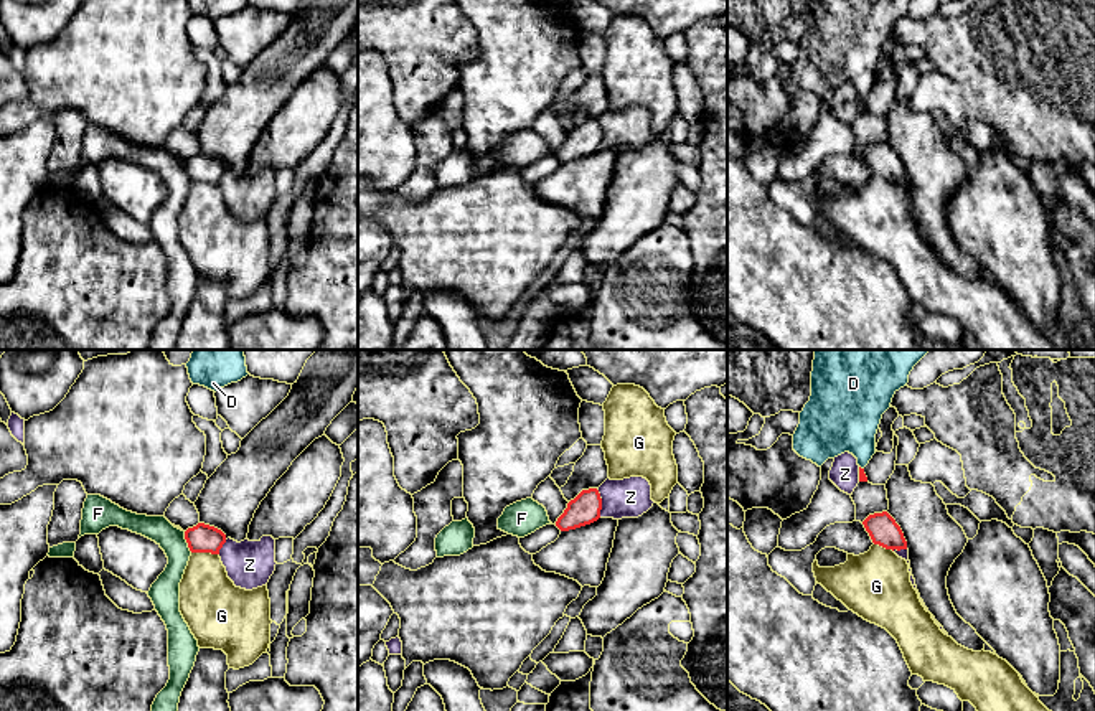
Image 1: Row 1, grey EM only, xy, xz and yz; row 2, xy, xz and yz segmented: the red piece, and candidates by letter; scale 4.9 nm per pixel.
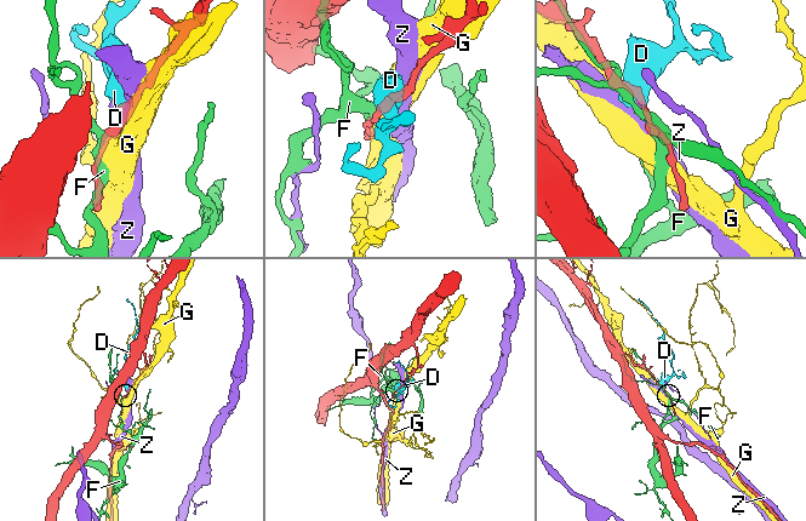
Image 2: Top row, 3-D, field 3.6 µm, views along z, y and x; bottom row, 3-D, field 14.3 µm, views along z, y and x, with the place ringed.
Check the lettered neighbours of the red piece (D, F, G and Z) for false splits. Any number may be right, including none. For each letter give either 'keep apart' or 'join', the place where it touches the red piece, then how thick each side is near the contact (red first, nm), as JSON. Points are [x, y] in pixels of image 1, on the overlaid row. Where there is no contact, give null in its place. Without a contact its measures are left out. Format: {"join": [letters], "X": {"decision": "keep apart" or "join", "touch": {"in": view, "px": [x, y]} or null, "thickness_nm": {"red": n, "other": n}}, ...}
{"join": [], "D": {"decision": "keep apart", "touch": {"in": "yz", "px": [860, 467]}, "thickness_nm": {"red": 40, "other": 320}}, "F": {"decision": "keep apart", "touch": {"in": "xy", "px": [187, 541]}, "thickness_nm": {"red": 140, "other": 130}}, "G": {"decision": "keep apart", "touch": {"in": "xy", "px": [205, 551]}, "thickness_nm": {"red": 140, "other": 300}}, "Z": {"decision": "keep apart", "touch": {"in": "xz", "px": [601, 503]}, "thickness_nm": {"red": 150, "other": 190}}}

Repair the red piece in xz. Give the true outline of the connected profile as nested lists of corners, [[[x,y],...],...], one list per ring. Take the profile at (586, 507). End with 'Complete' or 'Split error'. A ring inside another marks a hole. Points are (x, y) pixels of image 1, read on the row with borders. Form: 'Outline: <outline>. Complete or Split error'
Outline: [[[597,488],[582,490],[567,503],[564,513],[557,518],[556,526],[561,531],[576,530],[590,525],[600,518],[602,498]]]. Complete

